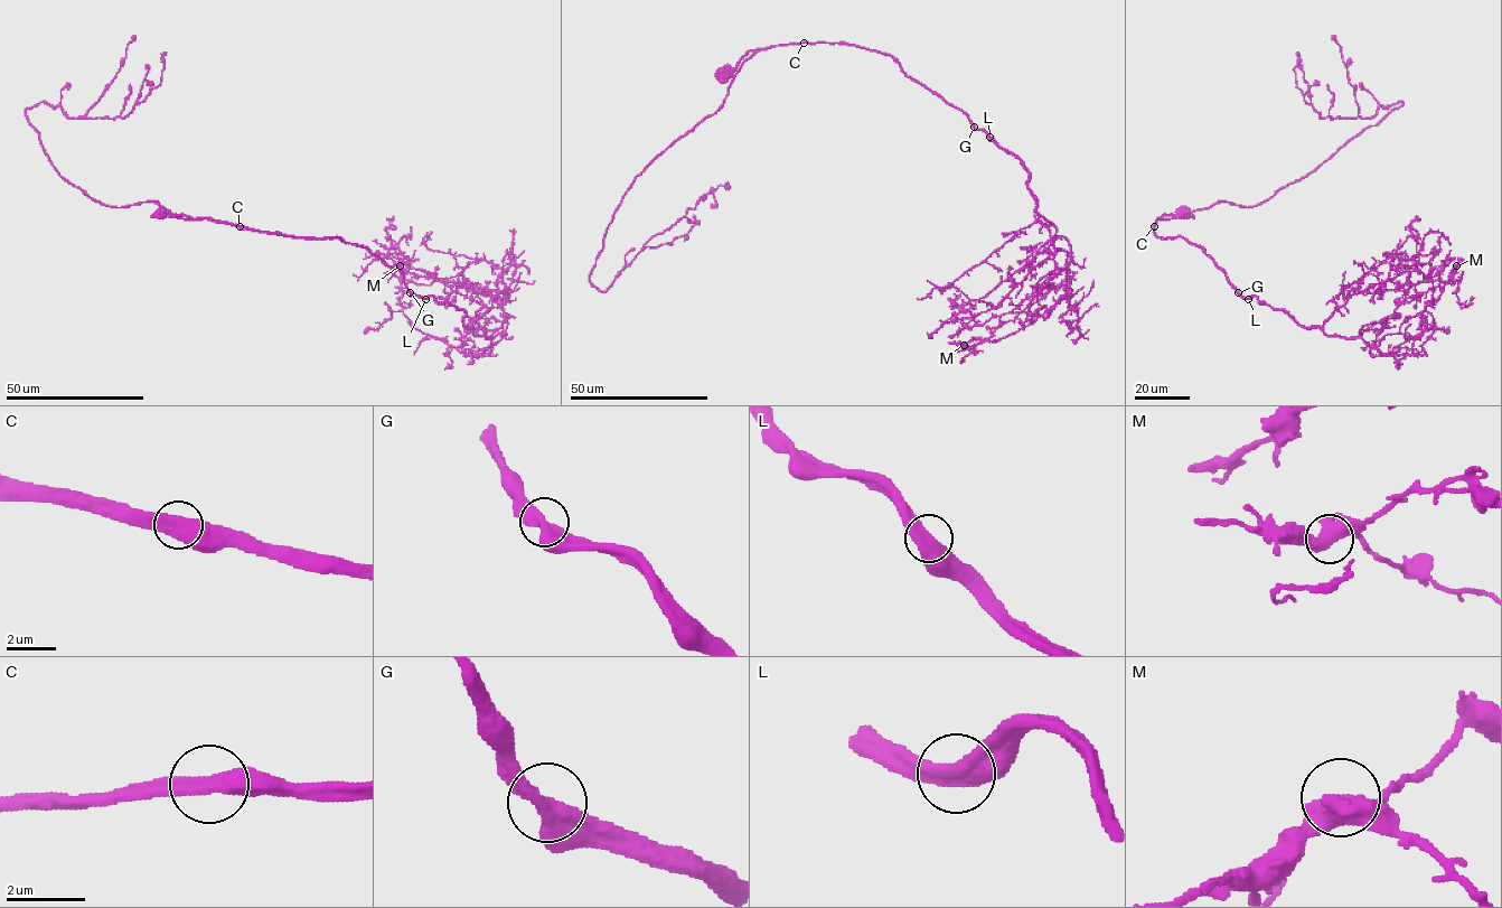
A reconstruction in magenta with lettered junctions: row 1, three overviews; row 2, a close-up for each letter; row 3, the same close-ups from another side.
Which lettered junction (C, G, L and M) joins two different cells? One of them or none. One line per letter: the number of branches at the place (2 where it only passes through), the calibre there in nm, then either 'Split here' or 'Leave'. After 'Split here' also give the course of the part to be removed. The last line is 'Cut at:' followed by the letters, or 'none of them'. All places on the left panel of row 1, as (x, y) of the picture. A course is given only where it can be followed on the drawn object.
C: Branches: 2. Thickness 550 nm. Leave
G: Branches: 2. Thickness 480 nm. Leave
L: Branches: 2. Thickness 550 nm. Leave
M: Branches: 2. Thickness 550 nm. Leave
Cut at: none of them

